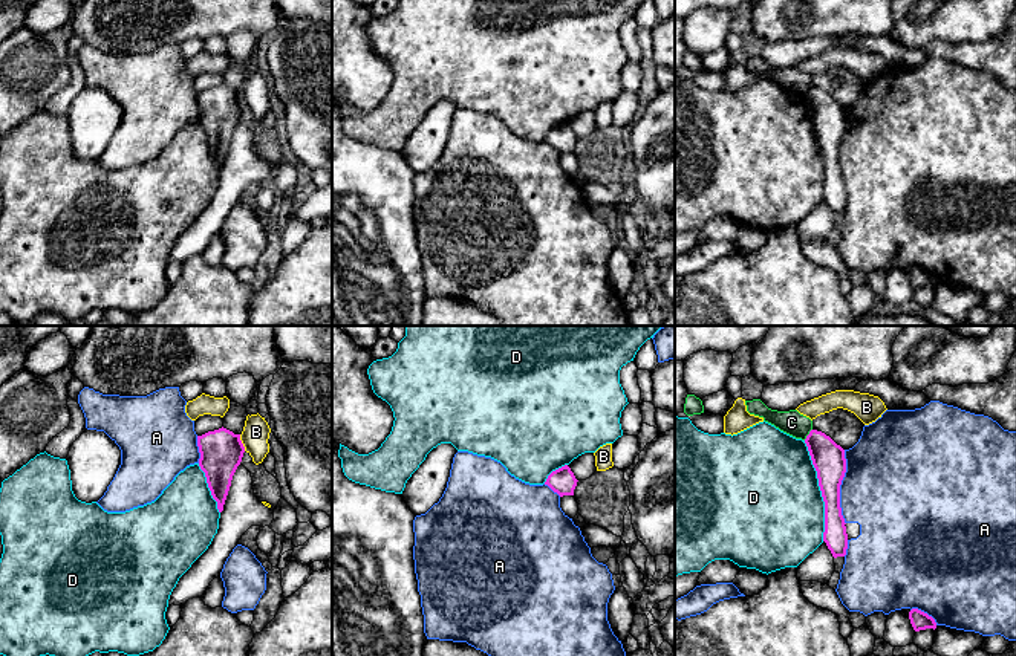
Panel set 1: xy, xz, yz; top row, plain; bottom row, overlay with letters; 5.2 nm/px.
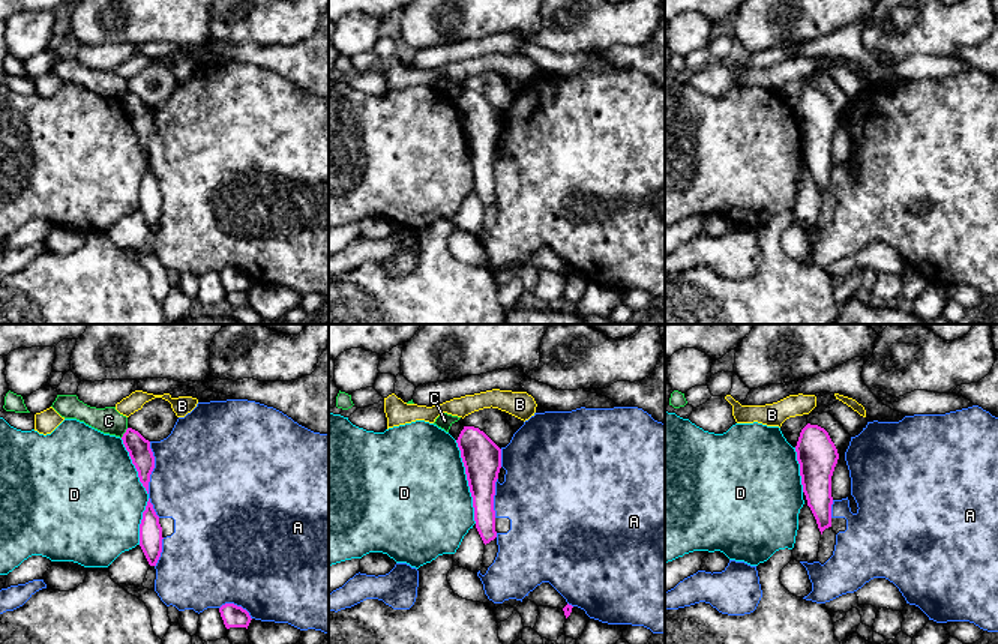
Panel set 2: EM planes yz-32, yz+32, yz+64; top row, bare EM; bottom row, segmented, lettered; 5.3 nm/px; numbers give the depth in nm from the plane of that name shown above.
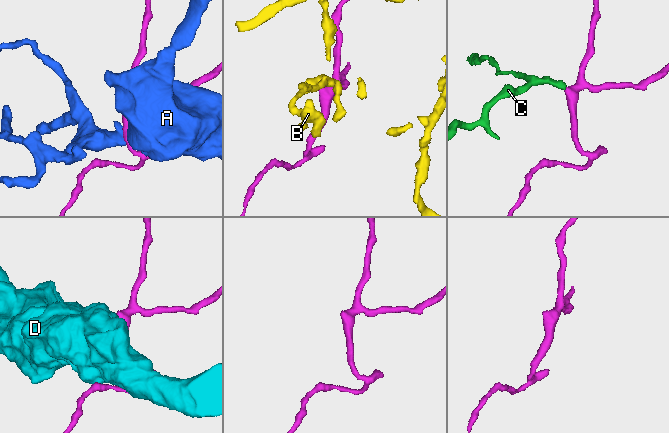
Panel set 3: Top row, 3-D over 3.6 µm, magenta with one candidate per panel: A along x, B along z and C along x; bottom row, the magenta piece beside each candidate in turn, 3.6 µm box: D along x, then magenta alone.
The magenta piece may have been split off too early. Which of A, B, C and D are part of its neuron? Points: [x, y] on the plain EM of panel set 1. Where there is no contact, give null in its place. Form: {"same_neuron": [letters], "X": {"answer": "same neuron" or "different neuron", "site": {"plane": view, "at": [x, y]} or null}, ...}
{"same_neuron": [], "A": {"answer": "different neuron", "site": {"plane": "yz", "at": [839, 144]}}, "B": {"answer": "different neuron", "site": {"plane": "xy", "at": [240, 100]}}, "C": {"answer": "different neuron", "site": {"plane": "yz", "at": [808, 92]}}, "D": {"answer": "different neuron", "site": {"plane": "yz", "at": [820, 147]}}}

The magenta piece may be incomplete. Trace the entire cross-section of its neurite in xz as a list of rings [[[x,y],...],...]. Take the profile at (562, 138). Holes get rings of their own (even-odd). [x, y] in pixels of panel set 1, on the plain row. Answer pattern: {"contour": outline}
{"contour": [[[568,122],[552,128],[545,142],[548,142],[554,150],[560,154],[574,153],[574,147],[577,144],[577,136]]]}

